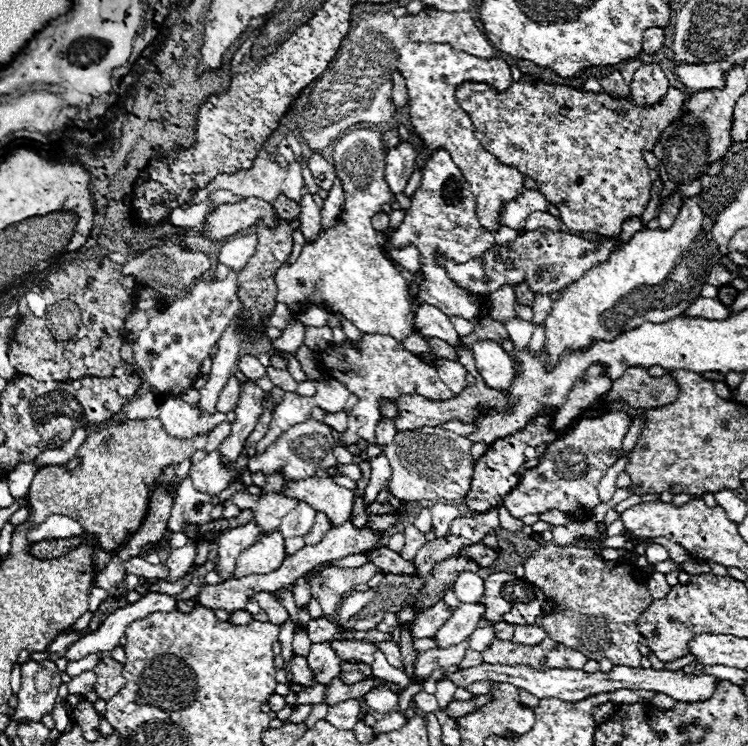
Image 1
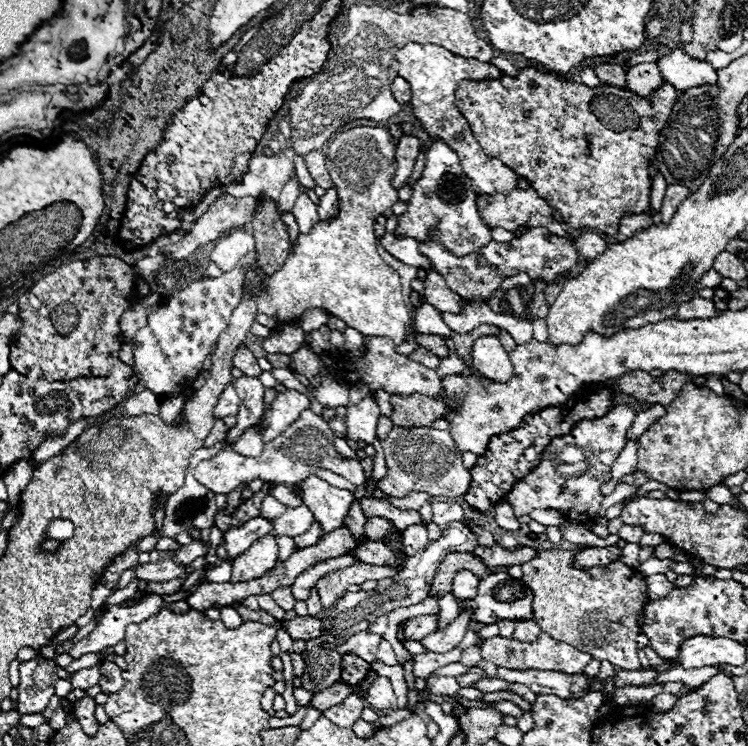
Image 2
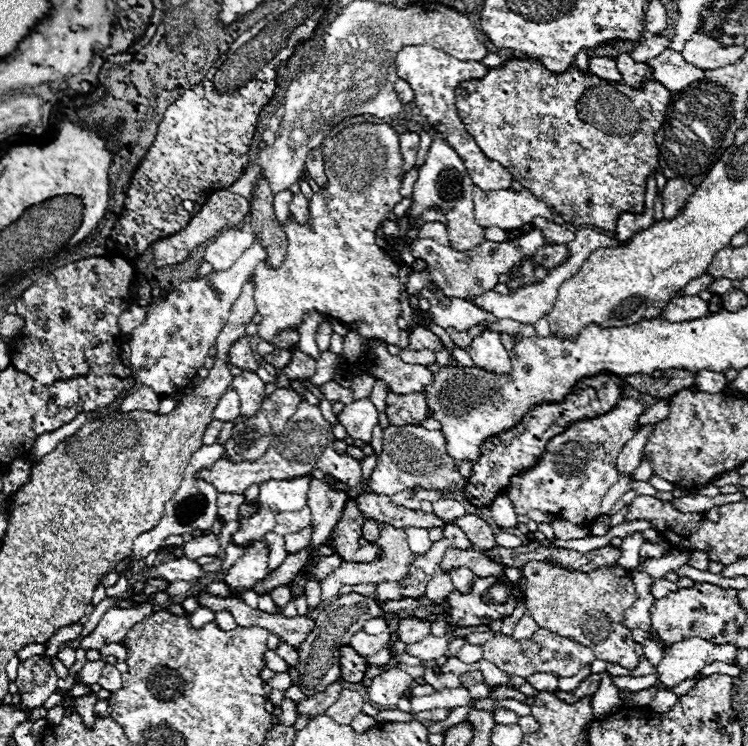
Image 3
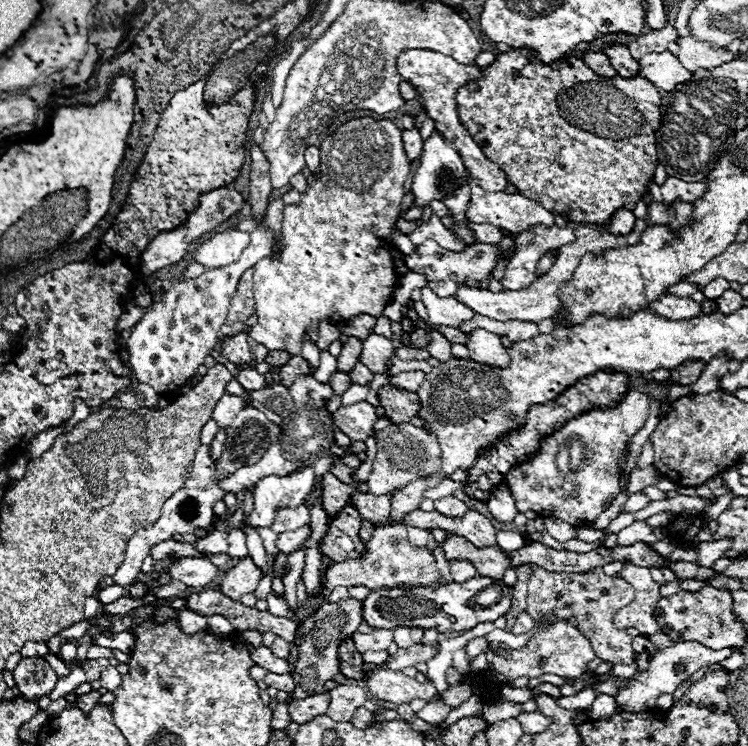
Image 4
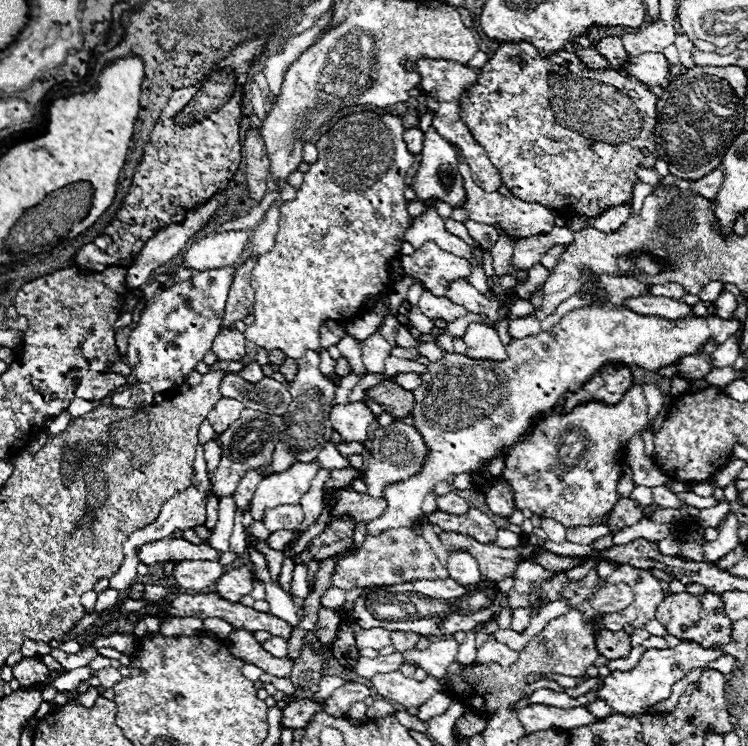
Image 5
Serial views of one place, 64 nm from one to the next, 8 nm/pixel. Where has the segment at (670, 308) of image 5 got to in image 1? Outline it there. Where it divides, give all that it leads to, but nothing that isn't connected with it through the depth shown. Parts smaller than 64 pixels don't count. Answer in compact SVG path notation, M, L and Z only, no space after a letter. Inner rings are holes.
M696 298L690 308L684 312L684 316L702 316L708 320L722 320L728 318L732 310L724 306L718 298Z

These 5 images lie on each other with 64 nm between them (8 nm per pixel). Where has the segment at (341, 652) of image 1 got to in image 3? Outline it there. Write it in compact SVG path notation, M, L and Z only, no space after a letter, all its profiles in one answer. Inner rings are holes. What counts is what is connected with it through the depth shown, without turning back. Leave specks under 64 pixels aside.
M358 632L354 634L354 638L350 638L348 646L352 646L358 654L362 654L362 658L368 658L368 656L374 656L388 640L390 640L390 632L382 632L382 634Z

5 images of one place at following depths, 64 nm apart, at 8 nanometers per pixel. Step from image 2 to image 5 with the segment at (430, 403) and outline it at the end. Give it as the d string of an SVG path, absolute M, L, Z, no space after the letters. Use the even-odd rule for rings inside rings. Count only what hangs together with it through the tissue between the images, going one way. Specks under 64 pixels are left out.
M396 382L378 384L378 386L370 388L366 394L374 402L382 404L384 412L388 412L396 420L410 416L410 410L414 408L414 402L416 402L414 394L410 390L402 390L402 386L398 386Z

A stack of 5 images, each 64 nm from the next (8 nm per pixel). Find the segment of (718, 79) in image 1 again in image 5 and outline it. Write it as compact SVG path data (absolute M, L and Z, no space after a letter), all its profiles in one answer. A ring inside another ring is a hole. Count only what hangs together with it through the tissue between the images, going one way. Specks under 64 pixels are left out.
M646 52L640 56L630 56L628 62L628 76L634 76L646 84L652 86L662 86L668 88L670 80L668 80L668 72L670 72L670 62L666 60L664 54L656 54L656 52Z

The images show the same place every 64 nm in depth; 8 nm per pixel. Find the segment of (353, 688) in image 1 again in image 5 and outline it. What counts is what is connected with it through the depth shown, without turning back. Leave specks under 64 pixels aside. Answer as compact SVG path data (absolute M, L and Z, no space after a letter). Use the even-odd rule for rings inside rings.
M312 700L290 702L282 714L282 726L284 728L304 728L308 720L322 710L324 710L324 702L312 702Z

